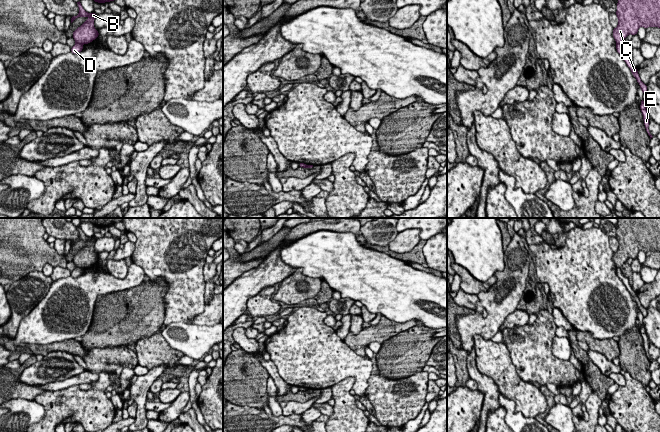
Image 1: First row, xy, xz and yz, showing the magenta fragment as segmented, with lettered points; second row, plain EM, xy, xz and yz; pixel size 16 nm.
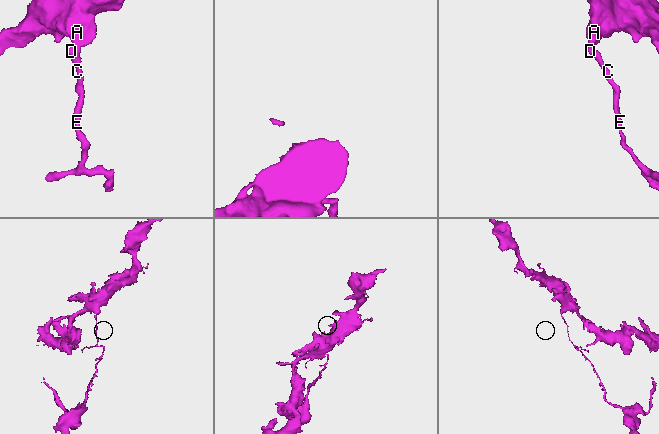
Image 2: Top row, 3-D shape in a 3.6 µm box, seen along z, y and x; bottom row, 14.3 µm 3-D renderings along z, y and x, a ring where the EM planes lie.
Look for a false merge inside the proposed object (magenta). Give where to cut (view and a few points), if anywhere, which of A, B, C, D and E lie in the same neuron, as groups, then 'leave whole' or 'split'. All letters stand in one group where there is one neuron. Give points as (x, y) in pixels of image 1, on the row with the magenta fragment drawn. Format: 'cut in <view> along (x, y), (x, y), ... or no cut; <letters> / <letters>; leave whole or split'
cut in xy along (76, 42), (81, 44); A B / C D E; split

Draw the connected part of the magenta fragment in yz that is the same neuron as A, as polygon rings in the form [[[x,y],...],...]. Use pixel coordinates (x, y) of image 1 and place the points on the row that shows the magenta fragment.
[[[618,0],[618,26],[613,37],[621,44],[629,34],[636,35],[639,27],[660,28],[660,0]]]

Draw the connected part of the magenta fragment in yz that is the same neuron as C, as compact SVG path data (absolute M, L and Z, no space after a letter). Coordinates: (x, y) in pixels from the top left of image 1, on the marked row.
M617 44L616 45L616 49L617 49L617 52L622 56L622 58L624 59L624 61L626 62L627 66L630 68L630 70L632 71L632 74L633 76L636 78L637 82L639 83L640 85L640 88L642 90L642 92L645 94L647 92L647 85L645 85L640 77L639 77L639 74L638 74L638 71L637 71L637 68L635 68L632 64L632 62L629 60L629 56L627 53L625 53L623 51L623 49L621 48L621 44Z

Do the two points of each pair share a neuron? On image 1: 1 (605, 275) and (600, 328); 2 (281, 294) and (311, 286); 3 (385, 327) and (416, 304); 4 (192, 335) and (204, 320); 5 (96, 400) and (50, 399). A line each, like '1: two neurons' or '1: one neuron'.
1: one neuron
2: one neuron
3: two neurons
4: two neurons
5: one neuron

